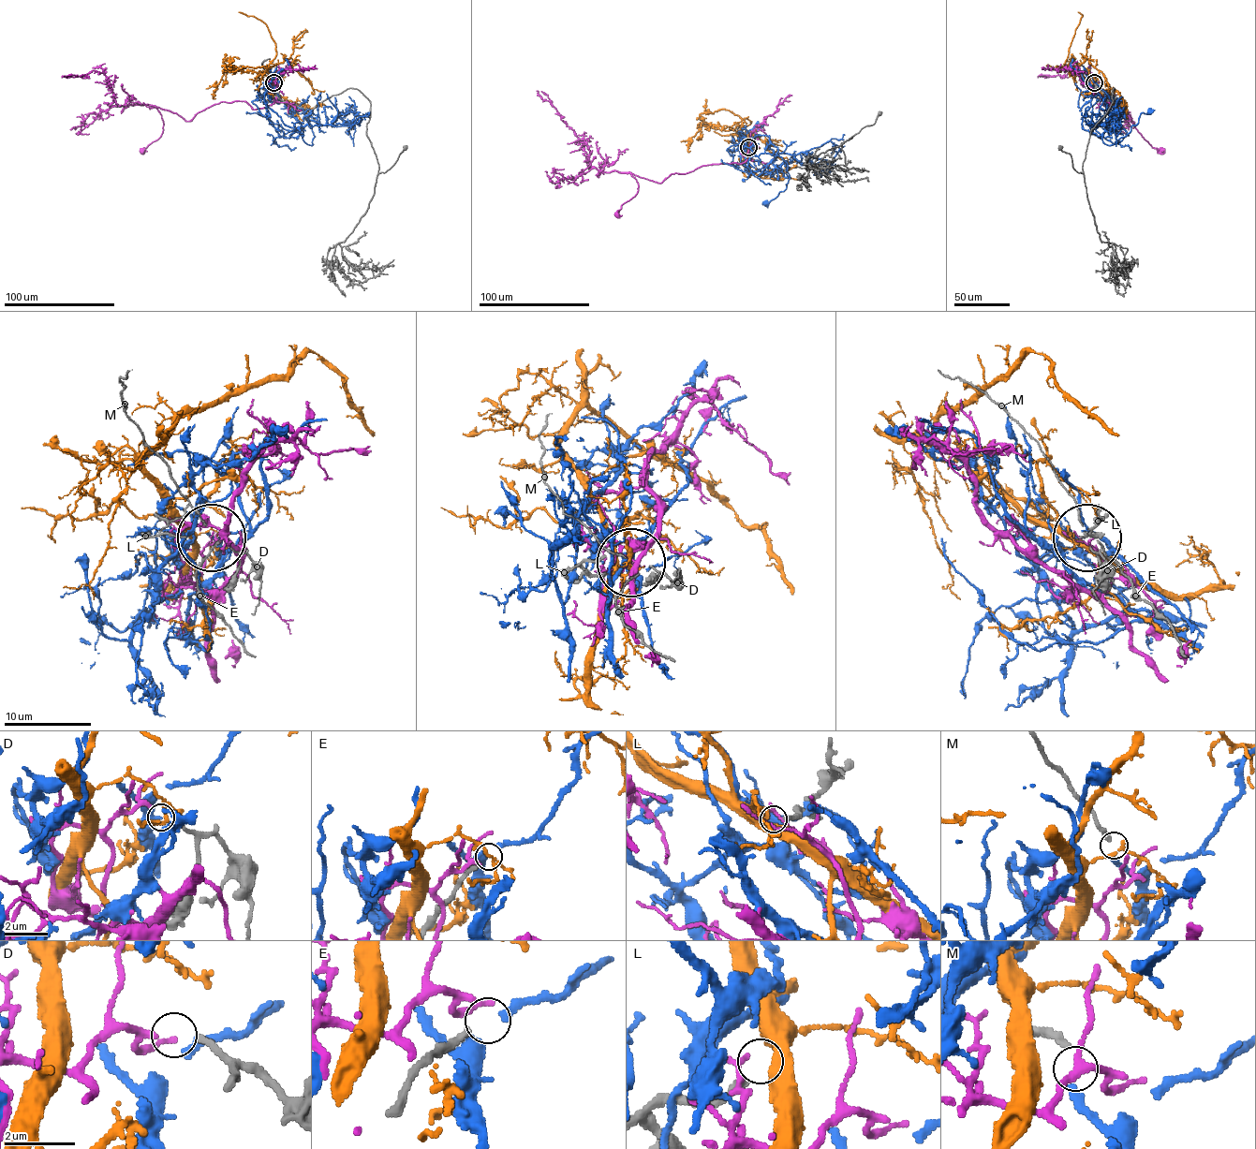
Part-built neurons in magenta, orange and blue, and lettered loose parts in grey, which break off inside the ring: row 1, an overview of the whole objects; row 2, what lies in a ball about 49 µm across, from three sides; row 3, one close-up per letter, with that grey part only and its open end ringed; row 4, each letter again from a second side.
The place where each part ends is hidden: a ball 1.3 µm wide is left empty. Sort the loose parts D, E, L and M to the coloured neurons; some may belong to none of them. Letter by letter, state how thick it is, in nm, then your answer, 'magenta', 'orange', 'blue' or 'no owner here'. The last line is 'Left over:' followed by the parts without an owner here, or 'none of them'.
D: 170 nm | magenta
E: 180 nm | no owner here
L: 200 nm | orange
M: 170 nm | blue
Left over: E

